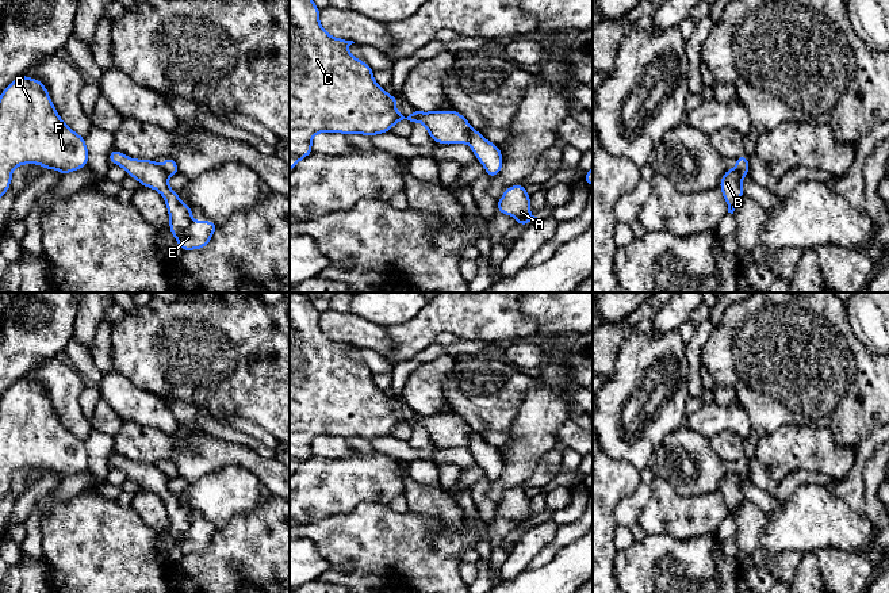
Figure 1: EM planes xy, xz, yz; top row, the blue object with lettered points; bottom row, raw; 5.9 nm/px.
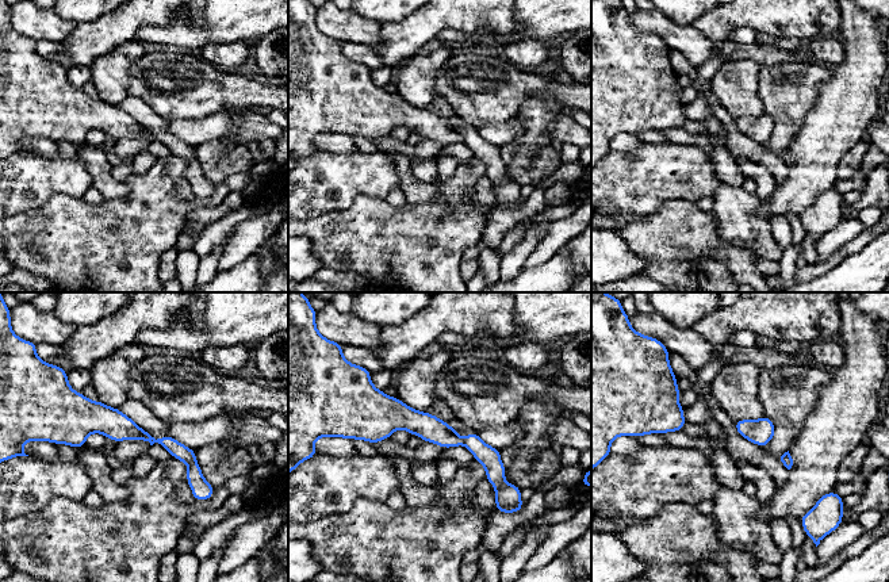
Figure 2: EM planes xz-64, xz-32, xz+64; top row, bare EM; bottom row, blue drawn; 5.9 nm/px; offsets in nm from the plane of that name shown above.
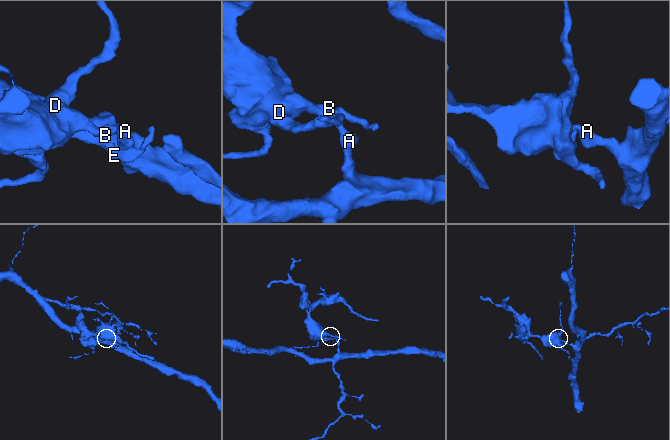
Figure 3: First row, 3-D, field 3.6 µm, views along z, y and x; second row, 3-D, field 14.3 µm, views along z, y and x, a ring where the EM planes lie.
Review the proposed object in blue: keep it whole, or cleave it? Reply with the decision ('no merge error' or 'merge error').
merge error

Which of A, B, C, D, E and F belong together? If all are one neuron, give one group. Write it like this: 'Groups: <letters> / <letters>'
Groups: A / B C D E F

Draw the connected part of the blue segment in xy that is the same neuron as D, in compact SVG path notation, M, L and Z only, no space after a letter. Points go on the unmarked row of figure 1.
M24 378L0 398L0 501L9 493L18 468L38 467L58 473L62 479L88 468L85 441L64 426L42 385Z

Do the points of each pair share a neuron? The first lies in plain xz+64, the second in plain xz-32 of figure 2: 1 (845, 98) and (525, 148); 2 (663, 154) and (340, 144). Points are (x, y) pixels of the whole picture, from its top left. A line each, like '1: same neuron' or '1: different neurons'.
1: same neuron
2: different neurons

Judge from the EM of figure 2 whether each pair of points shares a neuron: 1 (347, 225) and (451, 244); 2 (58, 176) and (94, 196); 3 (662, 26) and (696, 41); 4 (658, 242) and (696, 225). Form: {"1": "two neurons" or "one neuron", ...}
{"1": "one neuron", "2": "two neurons", "3": "one neuron", "4": "one neuron"}

